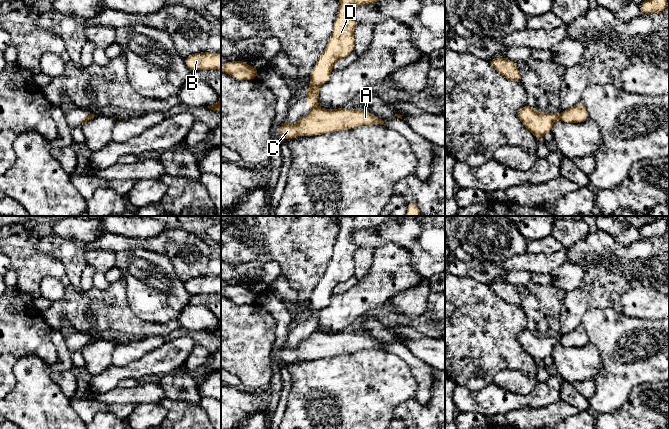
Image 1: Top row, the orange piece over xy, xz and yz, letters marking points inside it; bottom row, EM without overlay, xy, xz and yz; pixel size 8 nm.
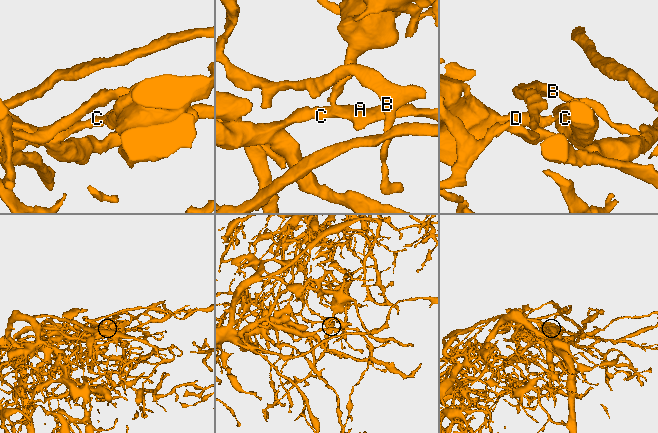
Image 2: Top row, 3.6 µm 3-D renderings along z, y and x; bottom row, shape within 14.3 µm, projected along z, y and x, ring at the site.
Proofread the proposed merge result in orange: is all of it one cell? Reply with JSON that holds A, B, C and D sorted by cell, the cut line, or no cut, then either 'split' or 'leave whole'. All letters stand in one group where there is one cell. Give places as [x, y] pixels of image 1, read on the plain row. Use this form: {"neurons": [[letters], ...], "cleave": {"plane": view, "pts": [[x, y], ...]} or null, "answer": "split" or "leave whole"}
{"neurons": [["A", "B", "C"], ["D"]], "cleave": {"plane": "yz", "pts": [[559, 338], [560, 342]]}, "answer": "split"}

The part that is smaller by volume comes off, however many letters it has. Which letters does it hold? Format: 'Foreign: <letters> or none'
Foreign: D

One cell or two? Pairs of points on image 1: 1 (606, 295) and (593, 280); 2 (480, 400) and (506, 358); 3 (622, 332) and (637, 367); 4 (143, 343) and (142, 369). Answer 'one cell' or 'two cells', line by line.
1: one cell
2: two cells
3: one cell
4: two cells

